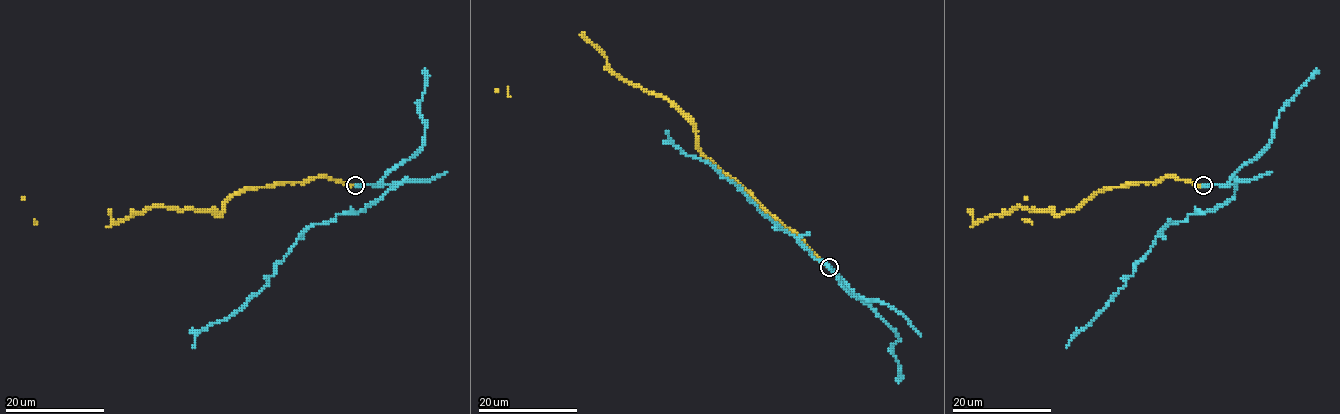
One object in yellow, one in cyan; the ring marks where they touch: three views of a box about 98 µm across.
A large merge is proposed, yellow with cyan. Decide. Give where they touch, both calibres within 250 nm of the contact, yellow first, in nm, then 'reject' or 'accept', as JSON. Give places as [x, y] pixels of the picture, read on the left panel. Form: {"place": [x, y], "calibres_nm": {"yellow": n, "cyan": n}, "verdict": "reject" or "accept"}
{"place": [355, 185], "calibres_nm": {"yellow": 240, "cyan": 240}, "verdict": "reject"}

